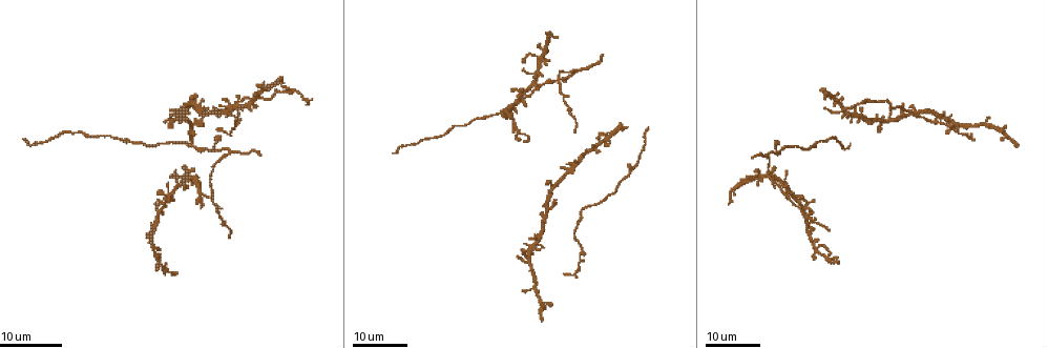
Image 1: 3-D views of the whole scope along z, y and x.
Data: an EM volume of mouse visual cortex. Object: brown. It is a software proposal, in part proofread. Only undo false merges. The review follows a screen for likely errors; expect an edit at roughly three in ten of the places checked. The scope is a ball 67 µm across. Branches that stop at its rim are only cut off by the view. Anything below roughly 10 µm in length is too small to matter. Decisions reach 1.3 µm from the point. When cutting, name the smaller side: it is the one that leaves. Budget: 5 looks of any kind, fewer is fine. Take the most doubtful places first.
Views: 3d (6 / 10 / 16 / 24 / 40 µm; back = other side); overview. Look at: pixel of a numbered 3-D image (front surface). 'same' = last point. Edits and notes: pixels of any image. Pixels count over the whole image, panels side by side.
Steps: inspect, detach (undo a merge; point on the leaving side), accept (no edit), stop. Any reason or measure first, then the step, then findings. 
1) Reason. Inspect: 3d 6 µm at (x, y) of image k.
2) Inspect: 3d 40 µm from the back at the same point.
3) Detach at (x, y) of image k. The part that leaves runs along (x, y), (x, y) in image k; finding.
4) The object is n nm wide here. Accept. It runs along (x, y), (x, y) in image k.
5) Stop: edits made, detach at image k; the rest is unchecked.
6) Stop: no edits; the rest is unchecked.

Side arm on a straight run. Inspect: 3d 16 µm at (213, 150) of image 1.

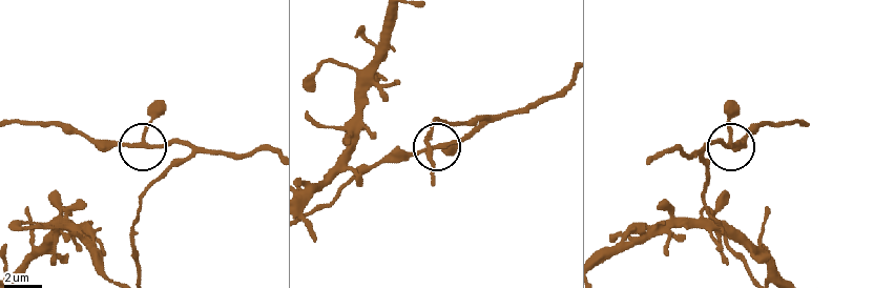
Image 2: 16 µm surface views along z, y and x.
Inspect: 3d 10 µm at (141, 147) of image 2.

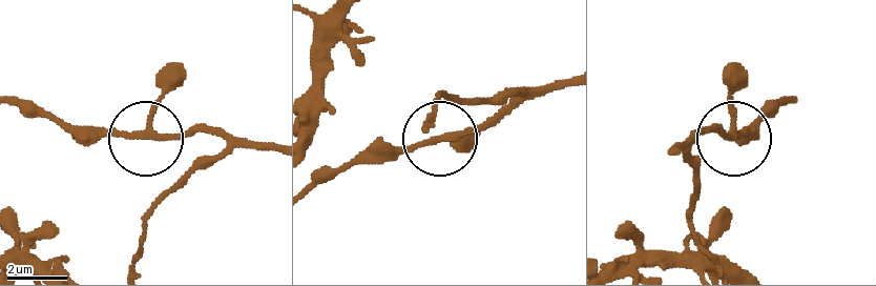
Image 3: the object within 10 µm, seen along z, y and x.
Accept. Continuous, no second neuron.

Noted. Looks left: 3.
Four-way junction. Inspect: 3d 16 µm at (179, 184) of image 1.

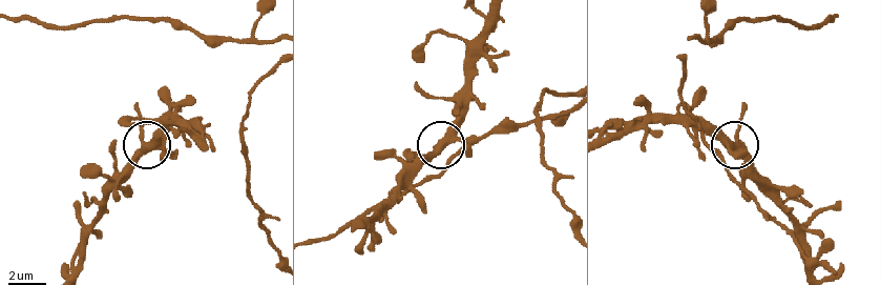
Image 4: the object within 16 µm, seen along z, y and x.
Zoom in. Inspect: 3d 10 µm at (734, 149) of image 4.

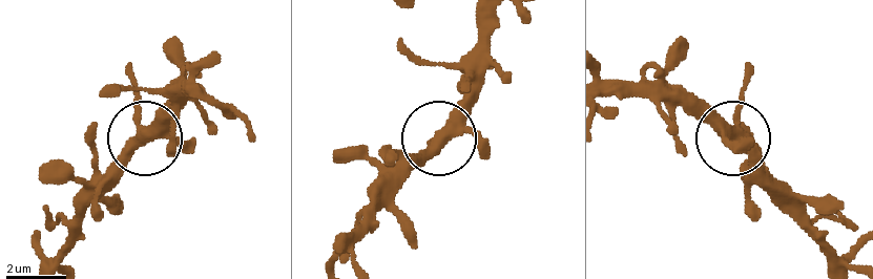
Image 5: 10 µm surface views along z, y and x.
4 arms meet here. Accept. One neuron here.

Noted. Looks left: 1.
Stop: no edits; the rest is unchecked.

